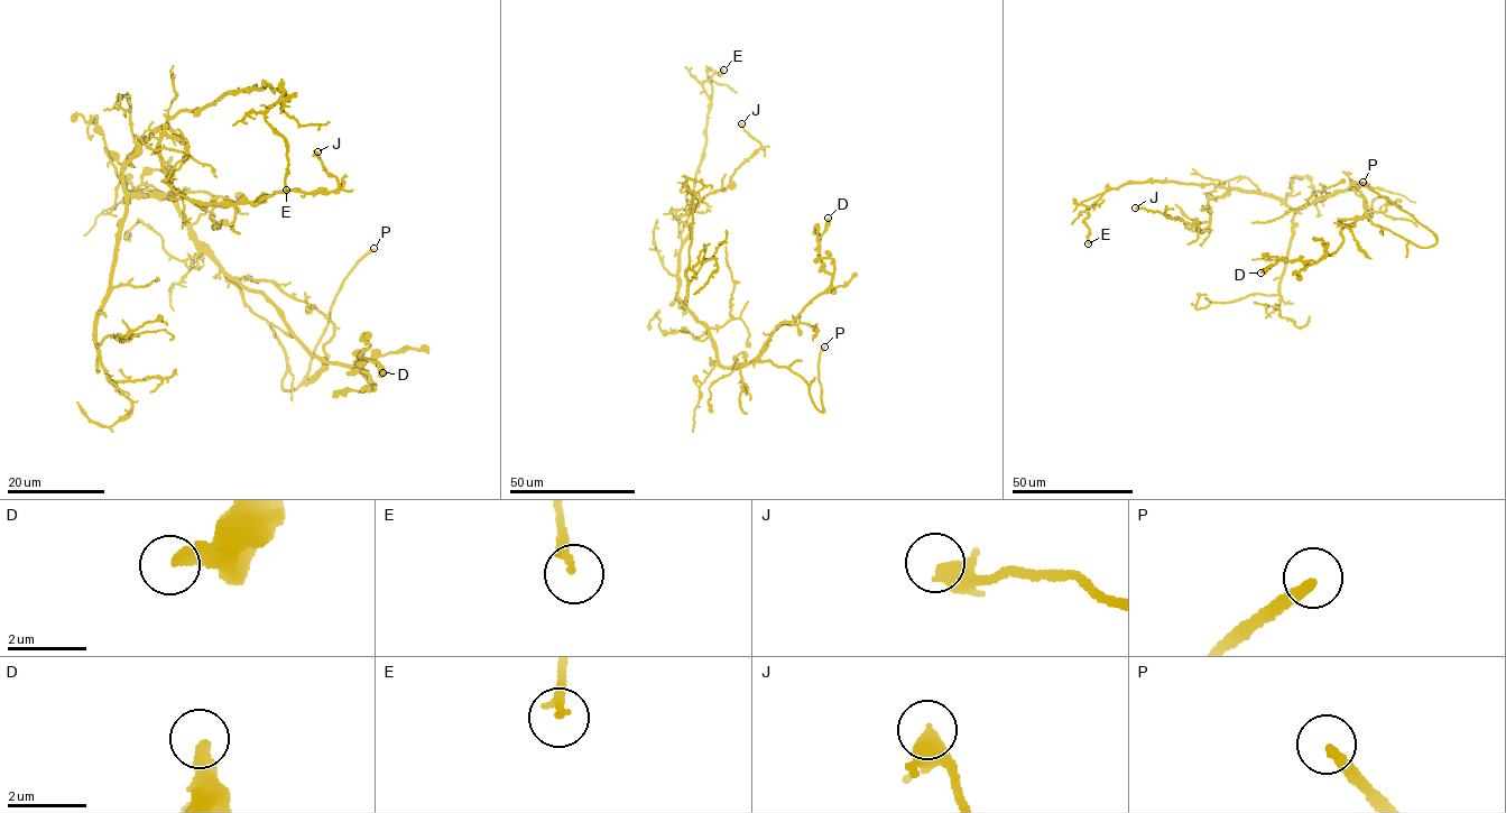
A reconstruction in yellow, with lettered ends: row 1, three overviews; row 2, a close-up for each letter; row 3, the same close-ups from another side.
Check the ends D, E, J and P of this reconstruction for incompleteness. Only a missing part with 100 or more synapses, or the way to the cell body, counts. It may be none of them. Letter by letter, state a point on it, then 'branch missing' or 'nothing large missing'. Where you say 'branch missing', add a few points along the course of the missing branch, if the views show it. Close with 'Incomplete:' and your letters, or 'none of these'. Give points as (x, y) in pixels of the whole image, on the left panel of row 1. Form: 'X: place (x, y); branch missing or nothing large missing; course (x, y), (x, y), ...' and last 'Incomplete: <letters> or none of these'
D: place (382, 372); nothing large missing
E: place (286, 190); nothing large missing
J: place (317, 151); nothing large missing
P: place (373, 248); branch missing; course (373, 248), (390, 240), (419, 218), (443, 174), (472, 144), (479, 141), (495, 148)
Incomplete: P

